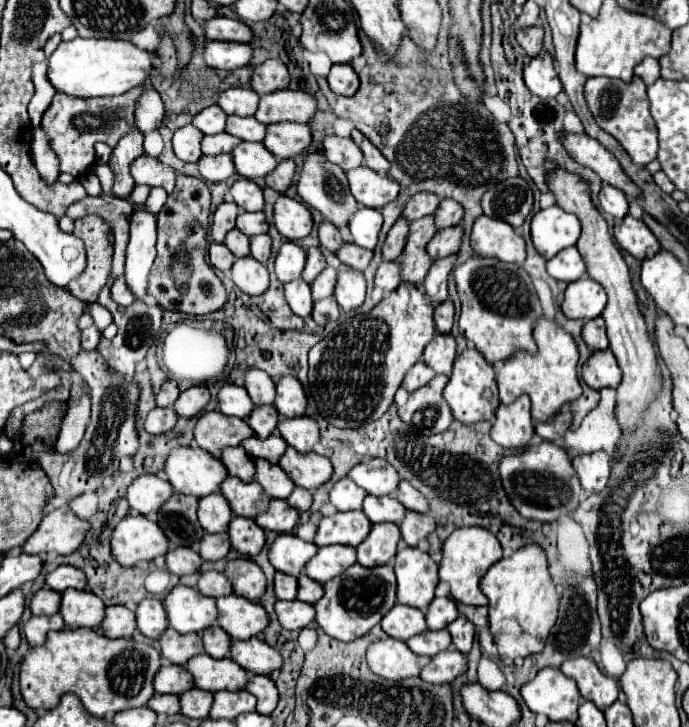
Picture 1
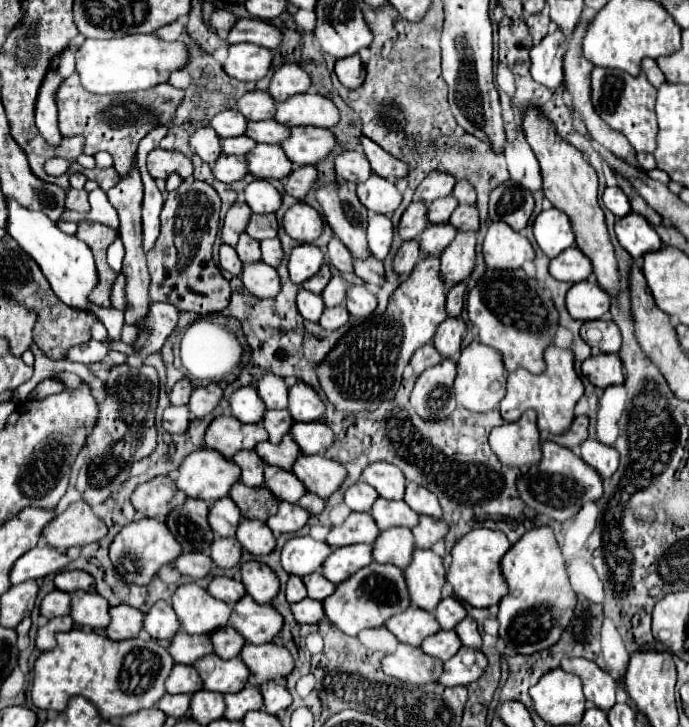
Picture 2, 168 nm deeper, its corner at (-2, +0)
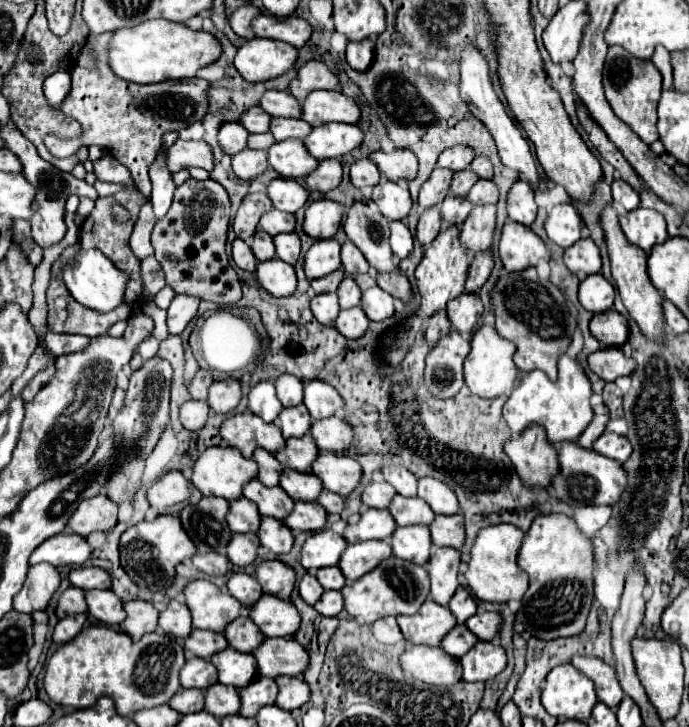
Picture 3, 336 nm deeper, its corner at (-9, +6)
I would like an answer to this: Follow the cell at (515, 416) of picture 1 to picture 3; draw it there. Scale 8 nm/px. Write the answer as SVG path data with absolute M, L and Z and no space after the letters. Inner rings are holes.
M532 424L520 436L512 436L504 444L504 452L512 460L516 472L530 486L550 484L550 476L558 472L556 448L548 442L546 430Z

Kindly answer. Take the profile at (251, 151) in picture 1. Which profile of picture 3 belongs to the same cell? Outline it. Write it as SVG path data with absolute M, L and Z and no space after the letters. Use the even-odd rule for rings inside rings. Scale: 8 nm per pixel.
M298 138L276 142L266 154L268 164L284 178L304 178L318 166L318 160L306 152L306 146Z

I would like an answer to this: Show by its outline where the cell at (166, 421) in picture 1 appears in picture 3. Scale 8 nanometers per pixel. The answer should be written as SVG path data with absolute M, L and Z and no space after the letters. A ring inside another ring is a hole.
M188 400L180 406L180 422L186 430L200 430L206 424L208 412L210 412L210 408L206 402Z

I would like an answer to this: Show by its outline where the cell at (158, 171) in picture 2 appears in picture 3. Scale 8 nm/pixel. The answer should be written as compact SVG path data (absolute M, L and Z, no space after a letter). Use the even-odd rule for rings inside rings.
M176 140L166 152L166 166L170 172L178 172L182 168L198 166L210 170L214 166L212 150L204 140Z

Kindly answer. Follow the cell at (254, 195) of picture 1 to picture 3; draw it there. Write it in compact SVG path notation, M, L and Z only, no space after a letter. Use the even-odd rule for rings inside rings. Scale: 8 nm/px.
M274 178L266 186L266 194L272 200L272 206L282 212L296 212L308 200L308 190L290 178Z

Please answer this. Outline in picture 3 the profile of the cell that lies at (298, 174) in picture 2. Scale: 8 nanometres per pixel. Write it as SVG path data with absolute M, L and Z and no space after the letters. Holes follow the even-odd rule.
M322 160L318 168L304 178L308 190L318 190L322 194L336 188L340 180L342 180L342 166L338 160Z

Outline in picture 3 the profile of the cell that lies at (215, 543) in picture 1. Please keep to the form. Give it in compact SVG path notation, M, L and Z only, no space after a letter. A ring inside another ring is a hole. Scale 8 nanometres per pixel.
M232 534L228 544L228 558L236 566L248 566L254 562L258 546L260 544L256 534Z

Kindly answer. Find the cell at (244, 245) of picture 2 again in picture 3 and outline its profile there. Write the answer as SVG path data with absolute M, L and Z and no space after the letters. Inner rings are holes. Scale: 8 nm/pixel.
M260 228L254 232L254 236L252 236L252 240L248 244L250 244L250 248L252 248L252 252L254 252L254 256L258 260L270 260L270 258L276 256L276 250L274 250L274 244L272 244L272 236L266 234Z

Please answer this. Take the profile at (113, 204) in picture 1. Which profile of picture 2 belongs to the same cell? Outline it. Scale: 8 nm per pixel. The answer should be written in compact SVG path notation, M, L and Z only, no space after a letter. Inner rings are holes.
M69 188L69 192L67 192L67 208L69 210L77 210L77 212L87 212L89 210L87 192L85 190Z

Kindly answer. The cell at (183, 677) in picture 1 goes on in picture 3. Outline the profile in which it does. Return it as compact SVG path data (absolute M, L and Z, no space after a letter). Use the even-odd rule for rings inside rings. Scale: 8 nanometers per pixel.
M192 658L184 664L182 672L180 672L180 684L182 688L200 688L206 690L208 686L218 682L218 674L216 668L212 666L212 662L202 660L202 658Z

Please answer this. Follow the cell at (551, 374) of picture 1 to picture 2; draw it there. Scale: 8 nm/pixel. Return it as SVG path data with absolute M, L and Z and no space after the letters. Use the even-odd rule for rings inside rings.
M551 346L545 352L545 362L547 362L547 370L543 374L515 370L507 376L507 394L501 400L501 418L503 418L503 422L515 422L523 416L525 410L531 408L537 412L539 430L545 430L551 434L563 434L563 430L569 430L569 426L575 418L573 408L575 408L577 400L583 396L583 382L573 368L571 350Z

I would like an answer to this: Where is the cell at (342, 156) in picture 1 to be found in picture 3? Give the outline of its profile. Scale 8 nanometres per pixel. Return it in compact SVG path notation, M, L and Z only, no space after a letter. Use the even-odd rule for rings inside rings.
M362 158L362 160L356 160L350 166L350 178L352 178L352 184L356 188L374 186L374 184L380 182L380 172L378 172L378 166L372 160Z

